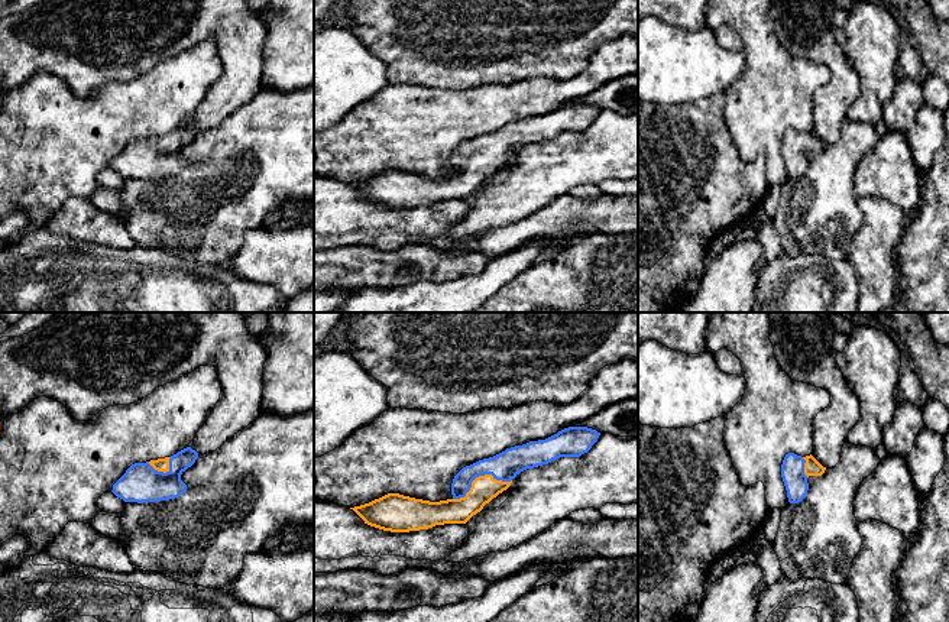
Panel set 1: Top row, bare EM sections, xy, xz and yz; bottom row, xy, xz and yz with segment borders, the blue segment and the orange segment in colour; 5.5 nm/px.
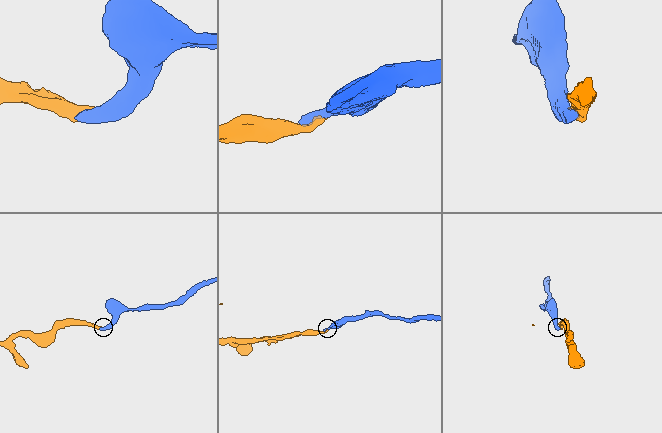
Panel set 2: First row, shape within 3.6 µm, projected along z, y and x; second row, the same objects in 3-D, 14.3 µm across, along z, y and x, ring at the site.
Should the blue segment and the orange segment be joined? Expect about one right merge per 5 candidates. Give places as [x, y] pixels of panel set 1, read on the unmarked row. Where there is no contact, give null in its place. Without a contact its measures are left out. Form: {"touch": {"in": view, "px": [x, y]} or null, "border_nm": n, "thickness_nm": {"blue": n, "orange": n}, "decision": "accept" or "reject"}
{"touch": {"in": "xz", "px": [479, 151]}, "border_nm": 340, "thickness_nm": {"blue": 160, "orange": 150}, "decision": "accept"}

